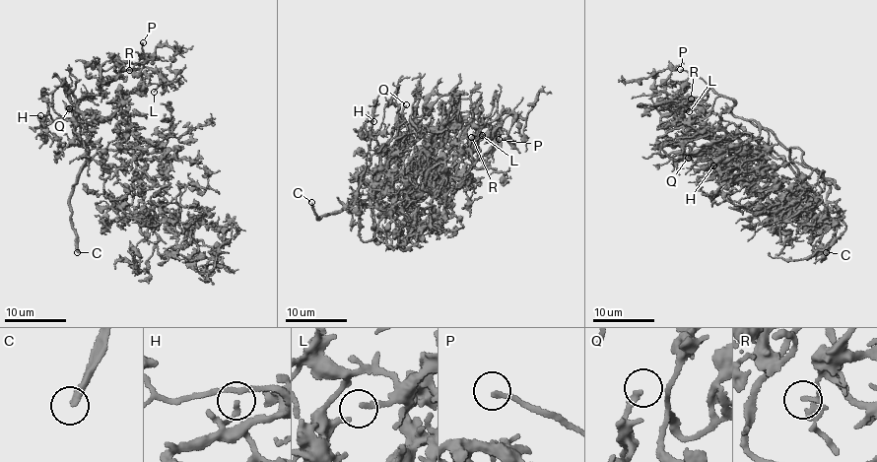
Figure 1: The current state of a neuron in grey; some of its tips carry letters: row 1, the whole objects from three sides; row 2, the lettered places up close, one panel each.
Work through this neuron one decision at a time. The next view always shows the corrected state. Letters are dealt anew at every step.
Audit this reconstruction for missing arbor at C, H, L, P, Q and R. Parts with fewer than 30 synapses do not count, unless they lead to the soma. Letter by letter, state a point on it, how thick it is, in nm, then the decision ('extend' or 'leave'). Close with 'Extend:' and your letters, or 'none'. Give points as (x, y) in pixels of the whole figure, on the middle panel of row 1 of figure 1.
C: (311, 202) | 280 nm | extend
H: (373, 121) | 160 nm | leave
L: (482, 135) | 180 nm | extend
P: (499, 139) | 170 nm | extend
Q: (406, 104) | 200 nm | leave
R: (471, 137) | 170 nm | leave
Extend: C, L, P

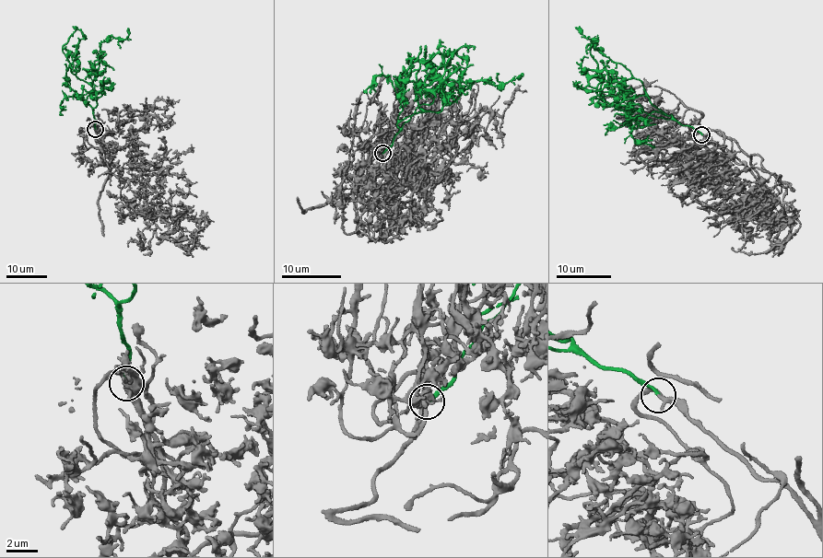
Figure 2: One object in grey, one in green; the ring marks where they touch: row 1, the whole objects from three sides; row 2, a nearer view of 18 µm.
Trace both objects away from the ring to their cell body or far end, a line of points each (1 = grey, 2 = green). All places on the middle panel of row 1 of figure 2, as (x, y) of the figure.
1: (382, 153), (350, 196), (388, 206), (372, 240), (395, 235), (389, 224), (417, 189), (420, 220), (442, 220)
2: (382, 153), (399, 132), (398, 122), (421, 111), (416, 93), (421, 63), (453, 65), (461, 72), (460, 79)

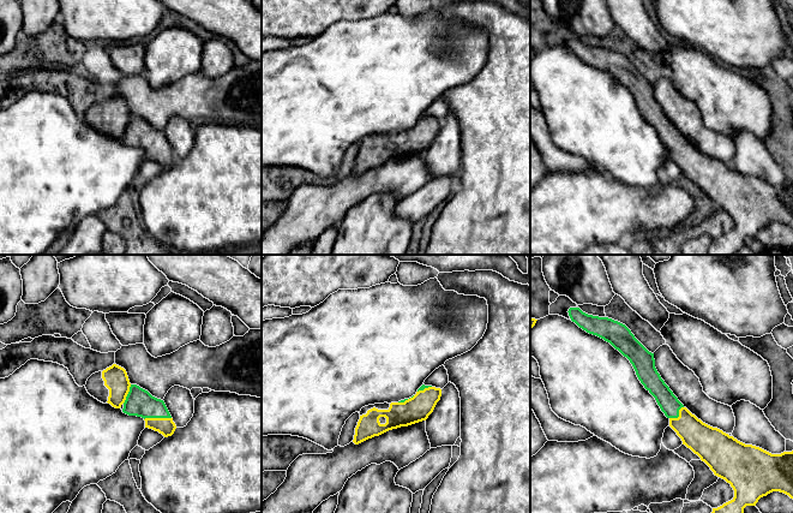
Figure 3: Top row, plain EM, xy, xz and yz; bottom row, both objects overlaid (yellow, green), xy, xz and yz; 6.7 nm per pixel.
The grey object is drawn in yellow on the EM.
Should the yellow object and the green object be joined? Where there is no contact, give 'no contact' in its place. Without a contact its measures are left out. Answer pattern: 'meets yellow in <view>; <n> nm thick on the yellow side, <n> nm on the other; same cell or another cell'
meets yellow in xy; 120 nm thick on the yellow side, 180 nm on the other; same cell

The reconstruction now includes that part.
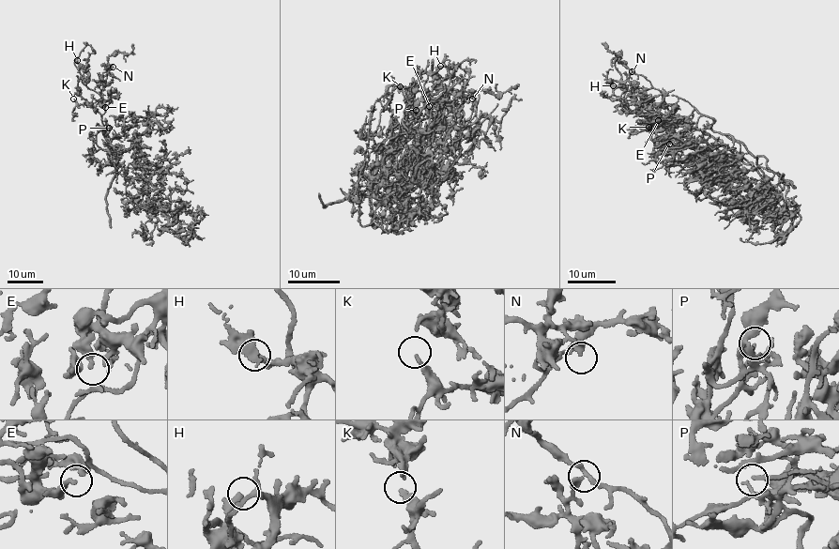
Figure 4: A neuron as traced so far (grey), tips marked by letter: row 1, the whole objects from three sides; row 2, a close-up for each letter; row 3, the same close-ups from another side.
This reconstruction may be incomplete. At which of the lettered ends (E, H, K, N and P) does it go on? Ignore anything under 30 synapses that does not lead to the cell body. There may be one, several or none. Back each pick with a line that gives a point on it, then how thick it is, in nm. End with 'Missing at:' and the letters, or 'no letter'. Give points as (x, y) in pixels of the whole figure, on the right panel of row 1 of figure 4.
P: Place: (669, 144). Thickness 120 nm
Missing at: P

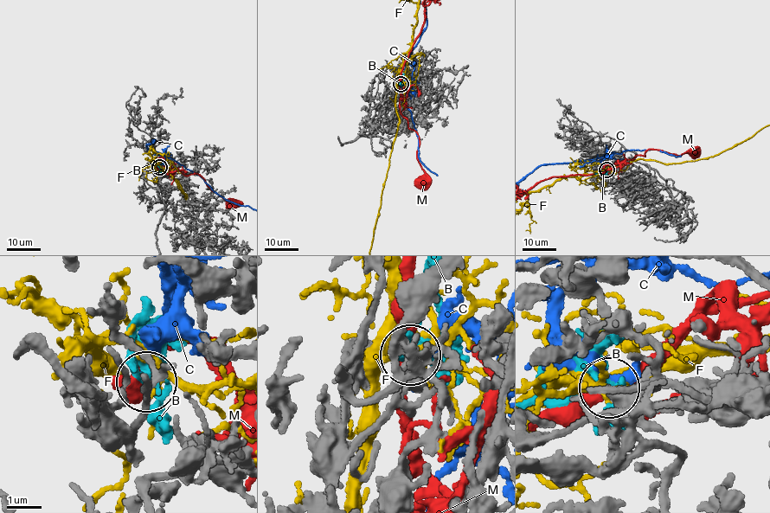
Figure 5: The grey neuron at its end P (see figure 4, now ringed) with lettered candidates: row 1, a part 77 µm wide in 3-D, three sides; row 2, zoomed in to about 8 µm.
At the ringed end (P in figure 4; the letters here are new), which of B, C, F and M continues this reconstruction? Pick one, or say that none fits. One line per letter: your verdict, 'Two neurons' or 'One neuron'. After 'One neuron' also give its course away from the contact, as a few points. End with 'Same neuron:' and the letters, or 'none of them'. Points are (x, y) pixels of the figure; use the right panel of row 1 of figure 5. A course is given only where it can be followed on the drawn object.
B: One neuron
C: Two neurons
F: Two neurons
M: Two neurons
Same neuron: B

